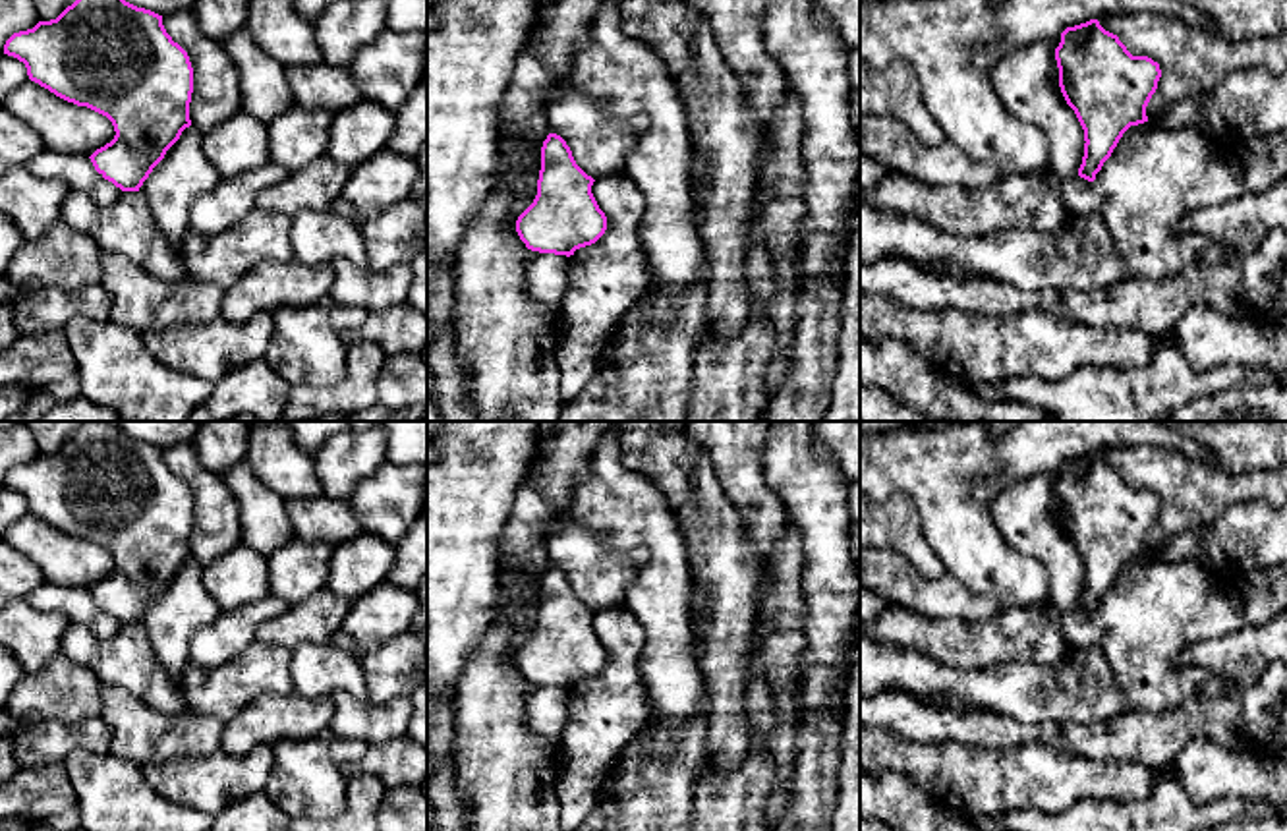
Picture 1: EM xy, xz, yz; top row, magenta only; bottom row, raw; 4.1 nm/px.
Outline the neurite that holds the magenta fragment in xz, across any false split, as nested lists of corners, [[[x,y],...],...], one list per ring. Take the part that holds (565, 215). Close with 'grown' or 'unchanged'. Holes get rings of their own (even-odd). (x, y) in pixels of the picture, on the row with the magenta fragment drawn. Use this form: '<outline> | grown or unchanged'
[[[549,133],[541,147],[537,195],[516,220],[526,247],[570,257],[595,244],[607,230],[607,216],[591,193],[593,182],[576,164],[566,141]]] | unchanged

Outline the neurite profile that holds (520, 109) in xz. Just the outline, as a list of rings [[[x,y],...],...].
[[[533,44],[516,56],[512,77],[497,104],[497,126],[512,133],[499,137],[495,182],[508,186],[510,216],[520,216],[537,195],[541,147],[551,133],[543,95],[555,85],[553,72]]]

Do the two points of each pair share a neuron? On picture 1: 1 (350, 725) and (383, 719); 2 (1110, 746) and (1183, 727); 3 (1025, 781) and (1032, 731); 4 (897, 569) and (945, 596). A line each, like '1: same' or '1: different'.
1: same
2: same
3: different
4: same

